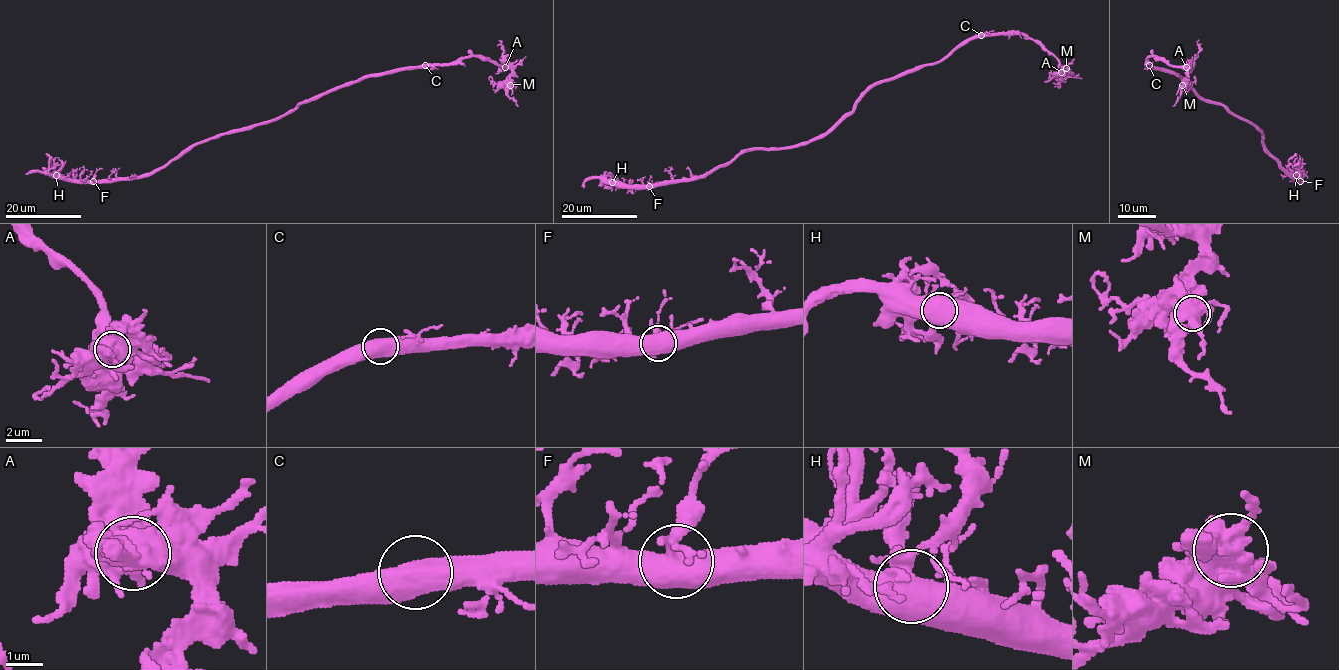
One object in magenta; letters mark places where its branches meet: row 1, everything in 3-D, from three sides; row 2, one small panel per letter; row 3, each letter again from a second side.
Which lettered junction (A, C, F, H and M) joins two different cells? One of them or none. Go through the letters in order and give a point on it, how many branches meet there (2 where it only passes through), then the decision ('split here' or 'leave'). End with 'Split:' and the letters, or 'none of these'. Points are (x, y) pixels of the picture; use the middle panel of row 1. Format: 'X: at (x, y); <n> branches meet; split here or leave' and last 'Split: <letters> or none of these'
A: at (1061, 72); 4 branches meet; leave
C: at (981, 35); 2 branches meet; leave
F: at (649, 186); 5 branches meet; leave
H: at (612, 182); 5 branches meet; leave
M: at (1066, 68); 5 branches meet; leave
Split: none of these

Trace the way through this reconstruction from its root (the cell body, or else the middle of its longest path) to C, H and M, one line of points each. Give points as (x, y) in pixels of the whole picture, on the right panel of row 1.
C: (1224, 107), (1204, 100), (1179, 75), (1149, 65)
H: (1224, 107), (1253, 125), (1261, 133), (1266, 149), (1299, 180), (1296, 175)
M: (1224, 107), (1204, 100), (1179, 75), (1155, 69), (1148, 58), (1157, 57), (1185, 68), (1186, 76), (1182, 85)

